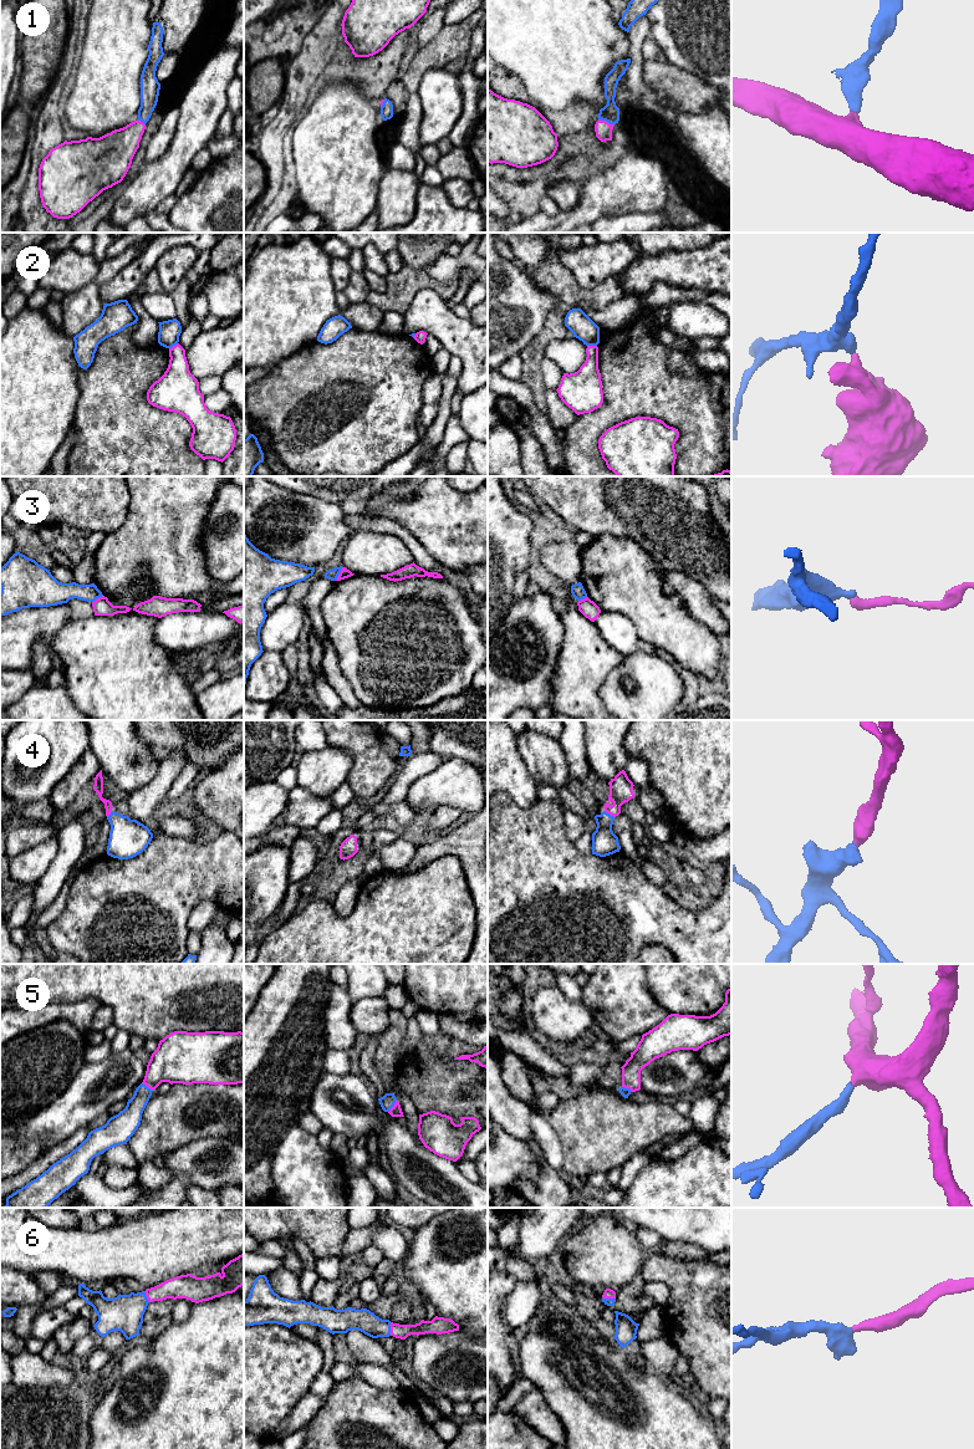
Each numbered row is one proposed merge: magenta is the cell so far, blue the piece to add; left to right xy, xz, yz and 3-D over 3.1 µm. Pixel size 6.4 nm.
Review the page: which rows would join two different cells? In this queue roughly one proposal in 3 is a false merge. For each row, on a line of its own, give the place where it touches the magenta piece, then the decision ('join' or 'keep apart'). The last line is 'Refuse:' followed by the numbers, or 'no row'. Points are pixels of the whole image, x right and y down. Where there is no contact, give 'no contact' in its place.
1: yz (606, 122) | join
2: yz (592, 346) | keep apart
3: xz (340, 574) | keep apart
4: yz (608, 812) | join
5: xz (393, 1106) | join
6: xz (391, 1328) | join
Refuse: 2, 3

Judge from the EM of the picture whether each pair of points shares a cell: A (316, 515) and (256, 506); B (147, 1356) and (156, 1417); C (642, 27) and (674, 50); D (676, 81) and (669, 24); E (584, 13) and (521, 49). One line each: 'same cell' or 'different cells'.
A: same cell
B: same cell
C: different cells
D: different cells
E: same cell

